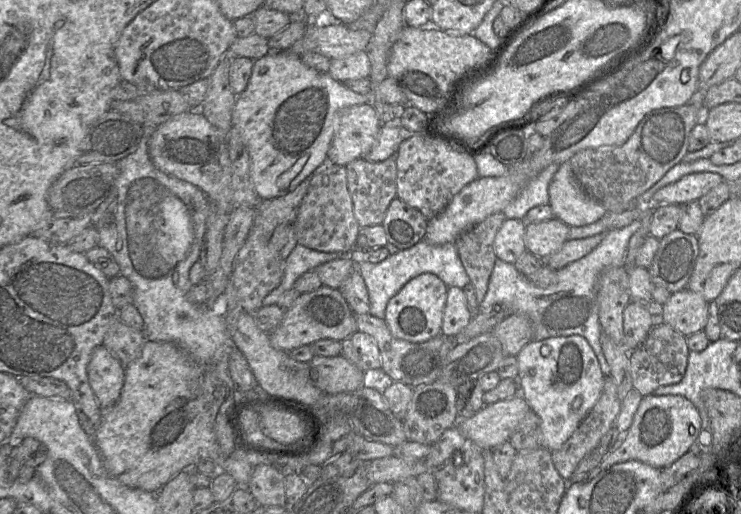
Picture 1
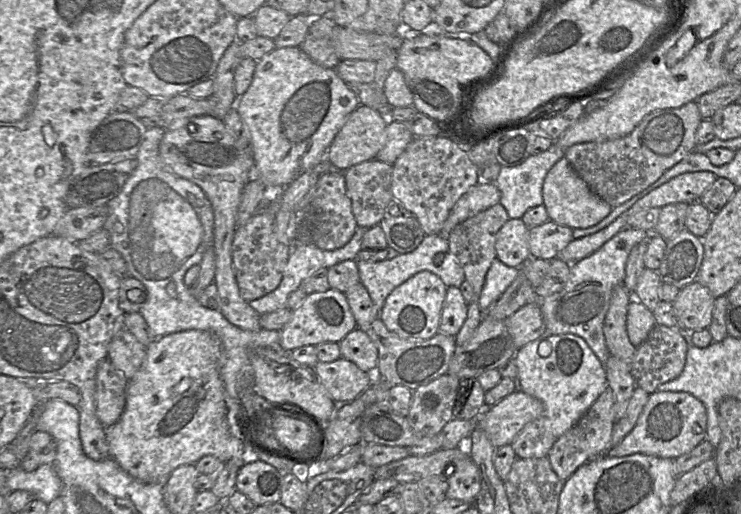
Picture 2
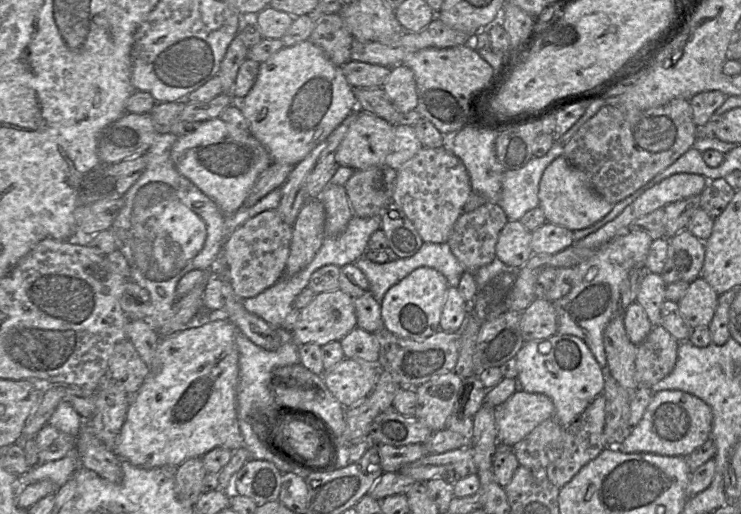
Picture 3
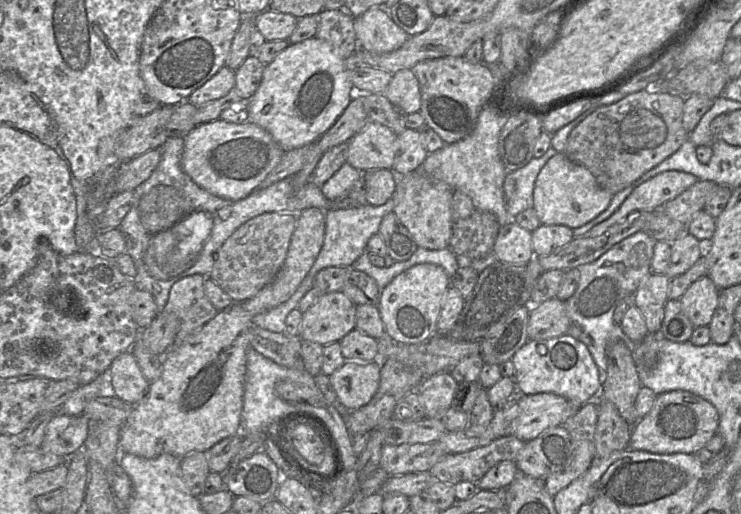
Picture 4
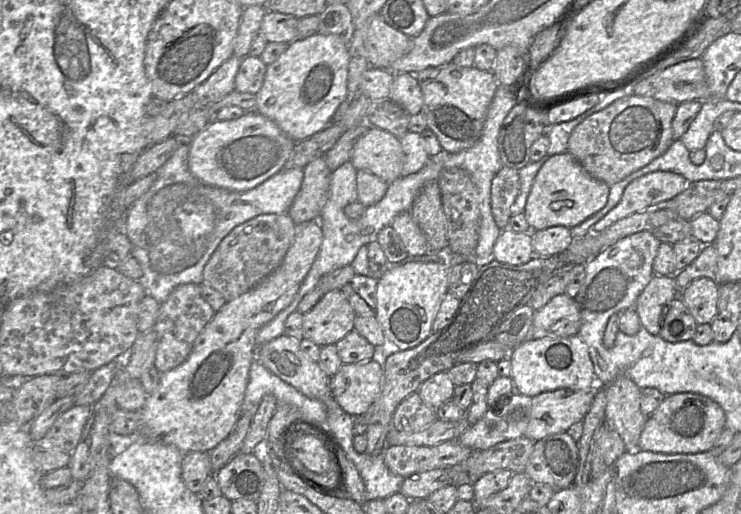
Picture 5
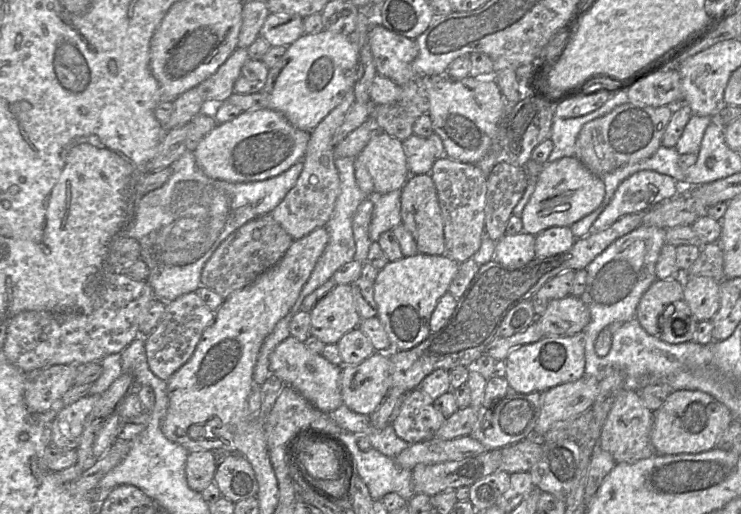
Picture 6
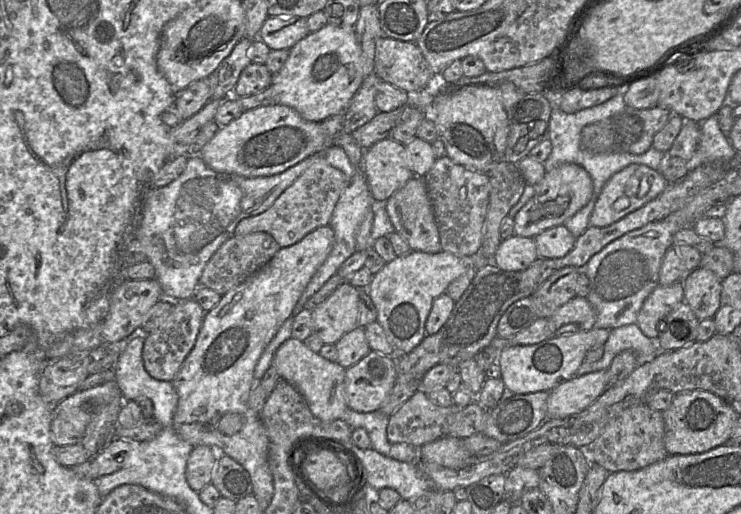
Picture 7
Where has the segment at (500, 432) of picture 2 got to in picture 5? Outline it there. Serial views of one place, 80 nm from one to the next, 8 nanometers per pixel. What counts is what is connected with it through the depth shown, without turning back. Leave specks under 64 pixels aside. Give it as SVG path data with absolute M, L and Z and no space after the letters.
M561 388L532 397L530 420L524 436L534 442L567 432L589 411L594 391Z

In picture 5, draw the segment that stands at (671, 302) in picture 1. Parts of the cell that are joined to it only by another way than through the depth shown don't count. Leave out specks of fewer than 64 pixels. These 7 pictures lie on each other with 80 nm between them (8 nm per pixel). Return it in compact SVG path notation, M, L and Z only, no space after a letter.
M701 277L693 280L679 297L697 325L710 324L717 314L719 285L710 278Z

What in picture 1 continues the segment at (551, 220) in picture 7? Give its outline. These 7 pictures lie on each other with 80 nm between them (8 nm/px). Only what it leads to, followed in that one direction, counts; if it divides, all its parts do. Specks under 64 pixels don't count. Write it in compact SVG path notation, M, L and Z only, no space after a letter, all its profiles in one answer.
M569 161L563 162L549 187L549 203L554 217L568 226L584 226L601 219L607 210L590 197L576 179Z

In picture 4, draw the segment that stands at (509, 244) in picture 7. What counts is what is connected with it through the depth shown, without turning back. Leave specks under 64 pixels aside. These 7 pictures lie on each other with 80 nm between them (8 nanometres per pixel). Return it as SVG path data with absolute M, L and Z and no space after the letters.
M511 219L509 223L500 227L492 253L498 261L526 265L535 257L532 249L532 232Z

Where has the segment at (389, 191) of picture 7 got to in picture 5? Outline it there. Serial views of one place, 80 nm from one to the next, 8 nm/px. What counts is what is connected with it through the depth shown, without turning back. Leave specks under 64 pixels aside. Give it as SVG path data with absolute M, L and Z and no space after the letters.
M371 126L354 144L350 161L356 170L366 170L390 184L401 176L400 139Z

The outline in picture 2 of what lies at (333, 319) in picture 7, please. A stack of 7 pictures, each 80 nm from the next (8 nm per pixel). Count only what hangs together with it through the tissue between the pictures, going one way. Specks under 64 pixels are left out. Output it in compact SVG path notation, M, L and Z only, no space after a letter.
M335 289L308 294L304 302L293 310L292 318L280 331L280 346L287 352L302 346L316 346L324 342L339 343L357 328L345 293Z

